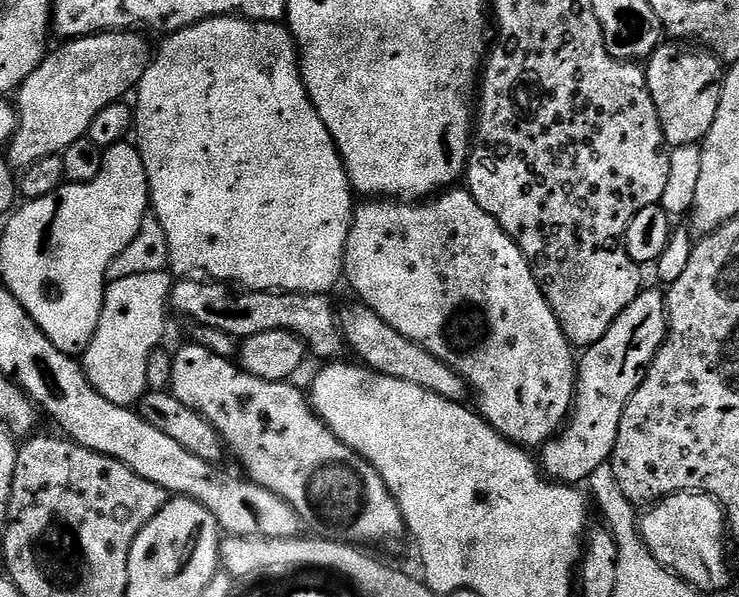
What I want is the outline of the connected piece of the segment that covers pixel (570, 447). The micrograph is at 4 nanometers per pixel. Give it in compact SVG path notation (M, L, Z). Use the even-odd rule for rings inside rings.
M642 290L614 318L610 330L583 349L576 369L576 398L564 425L538 452L541 472L553 482L580 486L598 466L609 463L618 442L618 426L626 402L638 390L652 359L668 336L668 306L663 291Z

